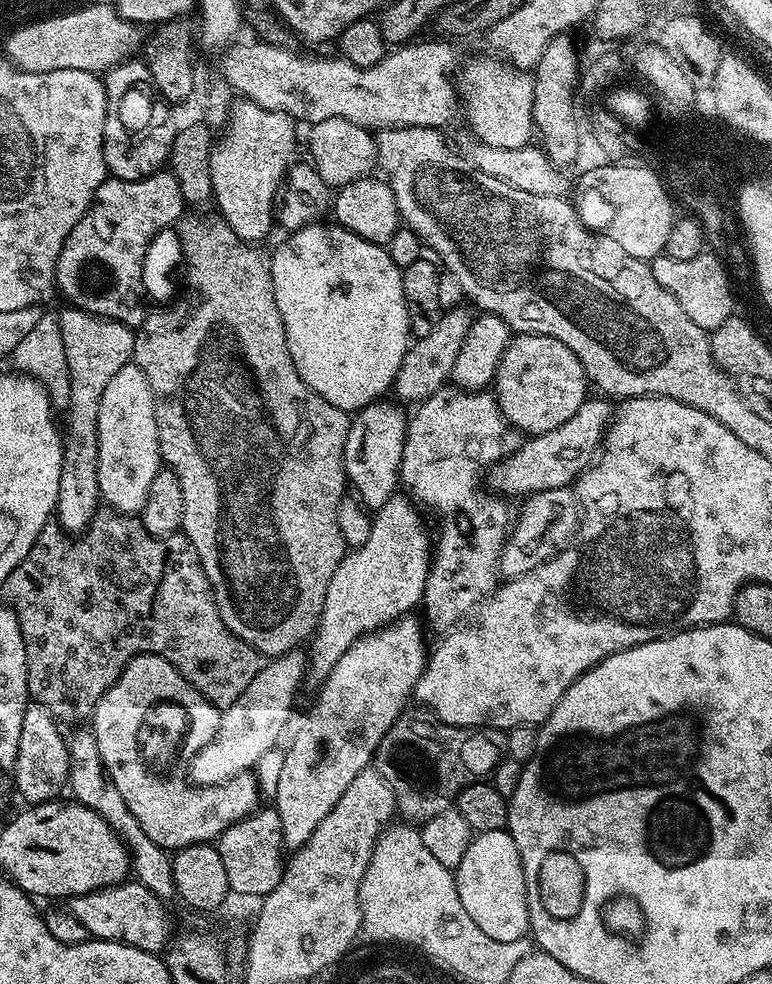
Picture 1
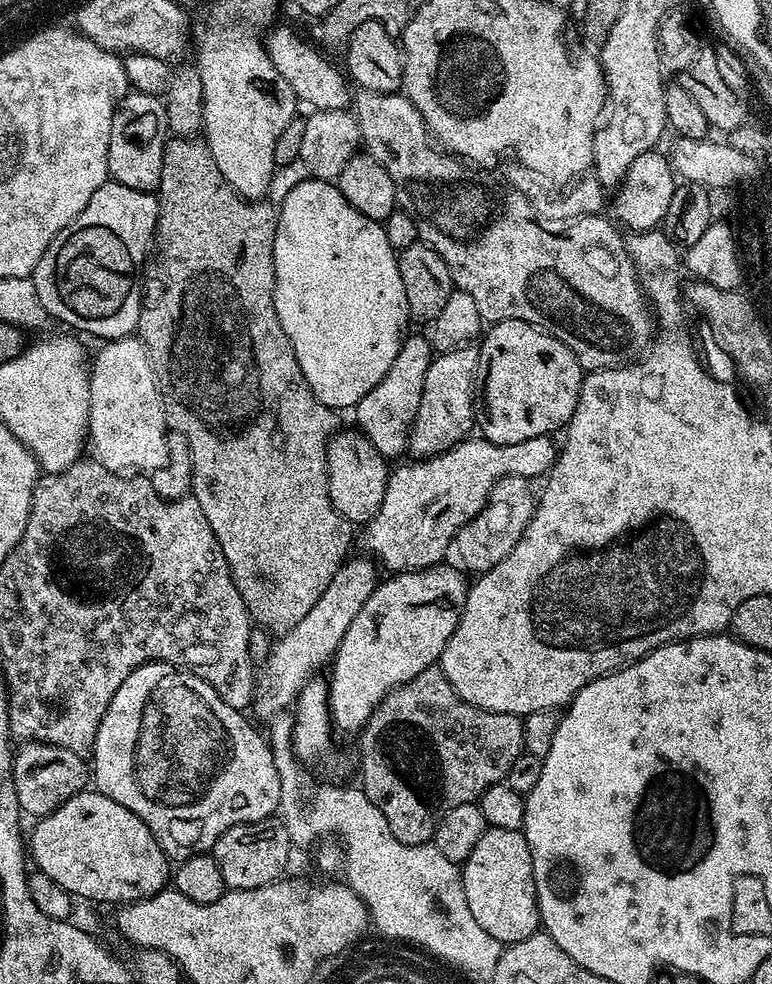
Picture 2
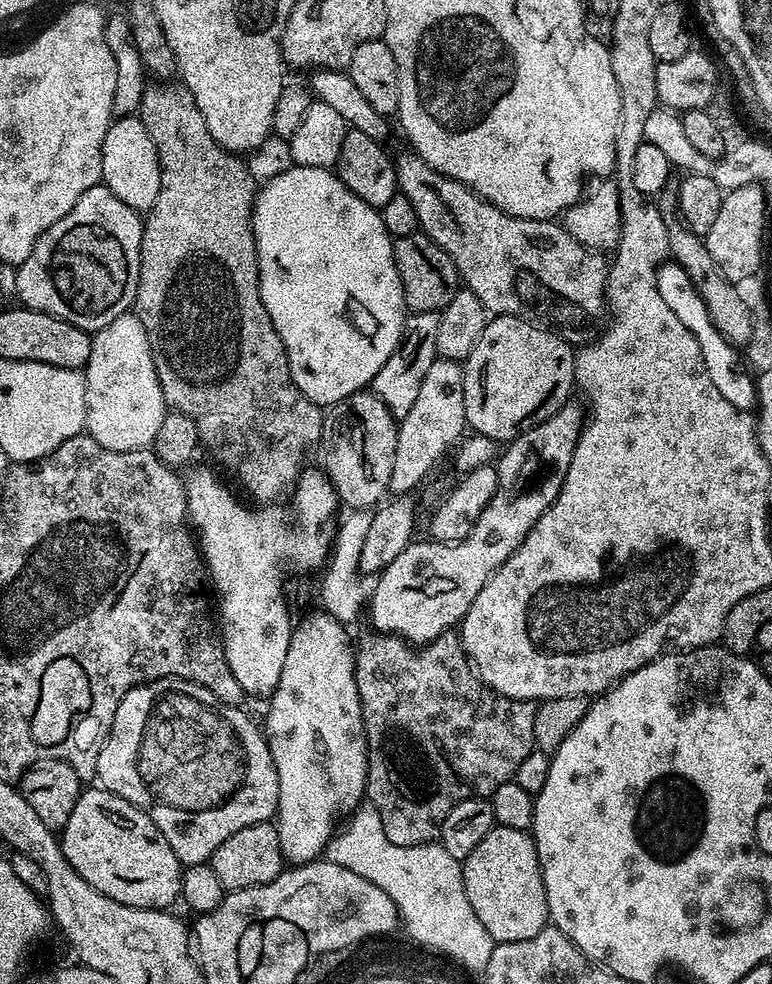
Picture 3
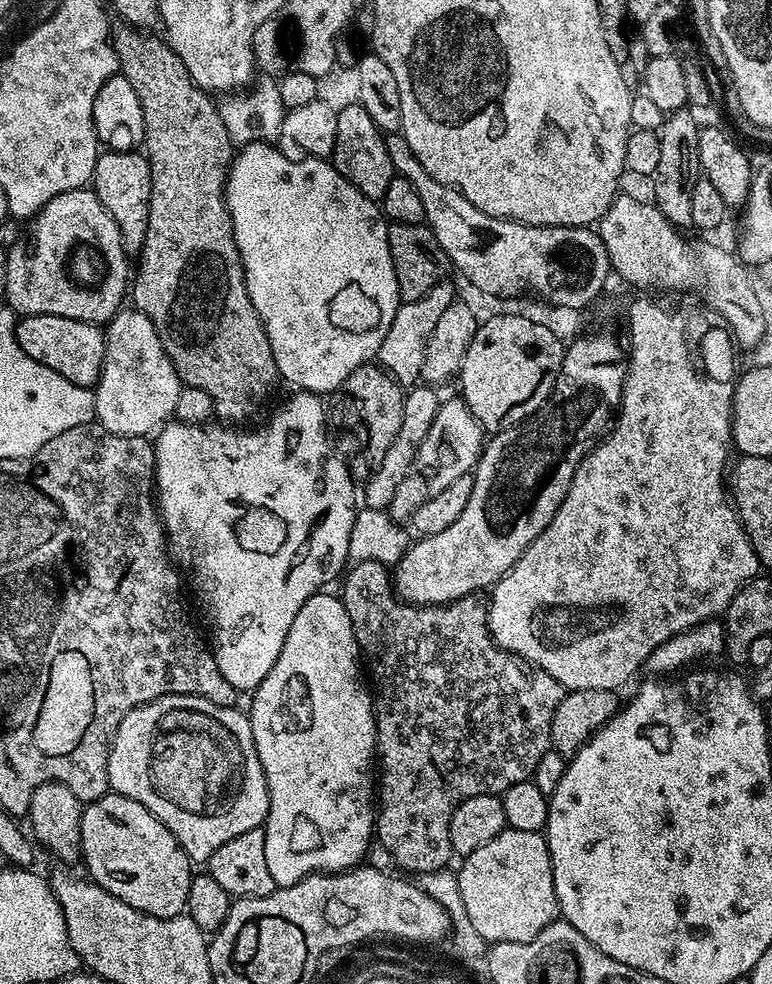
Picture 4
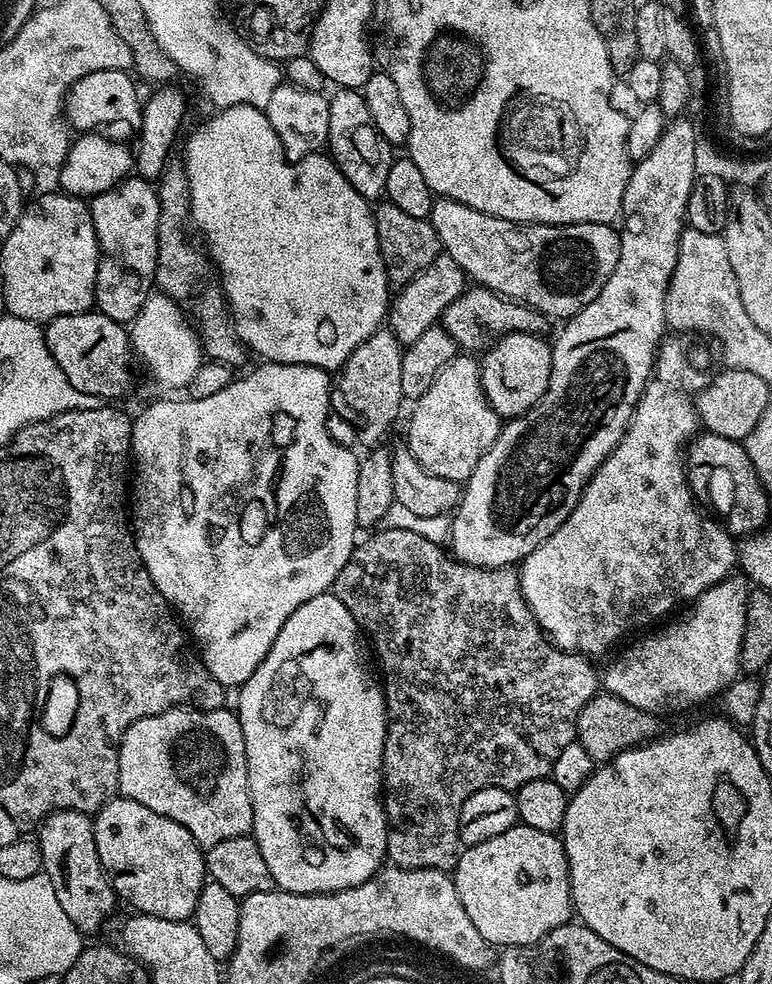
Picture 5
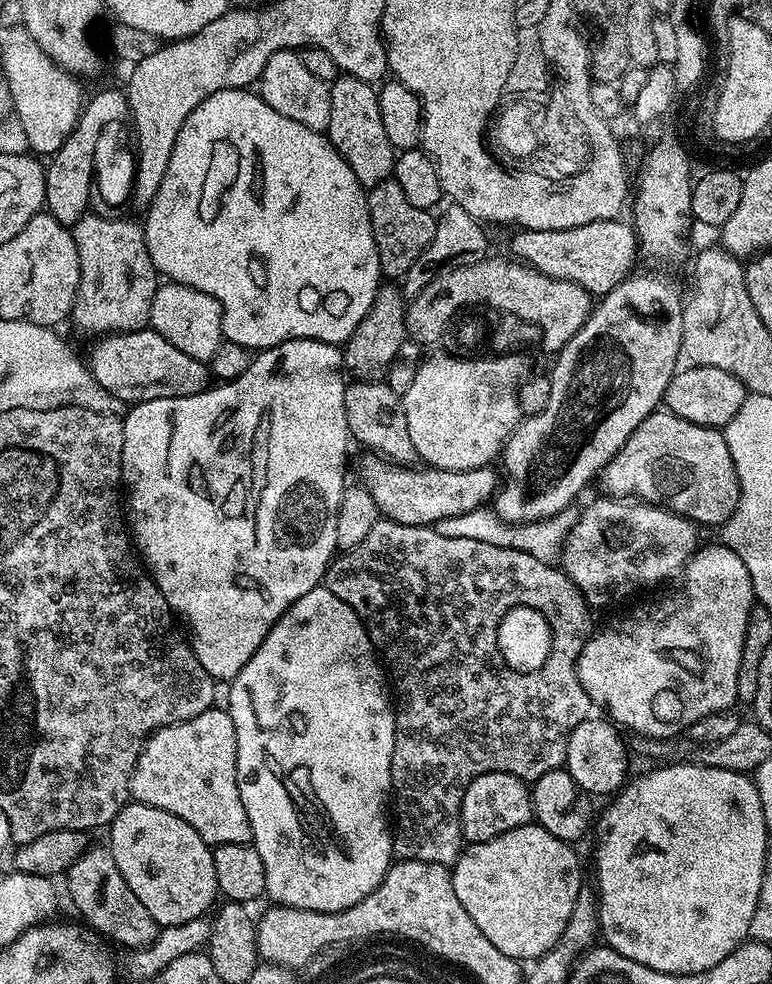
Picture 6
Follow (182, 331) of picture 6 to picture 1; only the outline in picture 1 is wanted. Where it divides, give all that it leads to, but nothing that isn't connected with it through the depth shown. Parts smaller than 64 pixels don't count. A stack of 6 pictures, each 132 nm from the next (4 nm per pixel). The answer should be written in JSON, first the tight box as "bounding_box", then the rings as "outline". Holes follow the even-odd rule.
{"bounding_box":[98,362,160,514],"outline":[[[129,362],[110,378],[98,406],[98,486],[103,503],[125,514],[139,514],[154,474],[160,471],[160,443],[156,437],[156,400],[146,374]]]}

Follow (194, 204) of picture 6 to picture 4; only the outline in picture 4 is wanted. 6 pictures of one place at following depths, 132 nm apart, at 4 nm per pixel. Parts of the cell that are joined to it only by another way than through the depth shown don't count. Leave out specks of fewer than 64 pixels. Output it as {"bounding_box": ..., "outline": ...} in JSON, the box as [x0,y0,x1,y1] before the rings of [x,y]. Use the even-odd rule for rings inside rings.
{"bounding_box":[224,142,402,394],"outline":[[[268,142],[245,144],[235,153],[232,166],[228,170],[228,180],[224,184],[224,200],[228,204],[228,213],[232,219],[234,242],[240,251],[240,261],[244,267],[246,290],[250,294],[250,302],[254,302],[254,310],[258,310],[258,318],[263,322],[266,338],[270,338],[270,346],[274,350],[274,362],[279,379],[284,380],[296,390],[315,392],[317,394],[335,393],[363,364],[369,363],[382,346],[382,338],[386,338],[386,330],[390,330],[390,322],[394,322],[394,314],[402,303],[398,290],[398,278],[394,274],[394,262],[390,258],[390,242],[388,241],[389,221],[386,219],[381,205],[377,201],[366,198],[342,174],[338,174],[328,160],[311,158],[292,158],[287,160],[279,147]]]}

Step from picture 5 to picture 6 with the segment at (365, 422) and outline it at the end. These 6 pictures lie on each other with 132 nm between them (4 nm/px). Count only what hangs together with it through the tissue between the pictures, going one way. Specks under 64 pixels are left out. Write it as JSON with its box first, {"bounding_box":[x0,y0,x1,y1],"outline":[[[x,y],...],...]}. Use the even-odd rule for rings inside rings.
{"bounding_box":[343,283,408,381],"outline":[[[381,283],[380,289],[374,294],[374,302],[370,302],[370,310],[366,318],[358,322],[354,334],[343,345],[344,368],[347,375],[357,381],[379,381],[396,360],[398,350],[403,346],[407,337],[408,331],[404,321],[406,297],[397,285],[395,288],[392,284],[395,283]]]}

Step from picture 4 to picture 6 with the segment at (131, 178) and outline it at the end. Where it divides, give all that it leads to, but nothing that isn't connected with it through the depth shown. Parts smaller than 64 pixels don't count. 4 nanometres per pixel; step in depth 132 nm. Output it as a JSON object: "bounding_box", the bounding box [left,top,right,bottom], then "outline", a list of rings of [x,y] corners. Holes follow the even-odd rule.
{"bounding_box":[70,214,158,338],"outline":[[[85,214],[72,228],[78,246],[80,281],[70,317],[80,332],[91,338],[117,332],[137,332],[149,323],[148,312],[158,287],[158,273],[146,246],[144,229],[132,220],[119,220],[116,214]]]}

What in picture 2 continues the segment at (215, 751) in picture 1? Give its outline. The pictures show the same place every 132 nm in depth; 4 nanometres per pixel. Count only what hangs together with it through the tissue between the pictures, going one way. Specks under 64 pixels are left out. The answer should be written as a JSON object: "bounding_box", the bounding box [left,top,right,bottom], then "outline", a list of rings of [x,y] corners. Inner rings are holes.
{"bounding_box":[254,558,378,718],"outline":[[[349,558],[343,566],[330,578],[330,586],[322,590],[322,598],[314,602],[310,614],[298,622],[288,632],[279,637],[280,640],[271,645],[270,651],[263,661],[264,669],[259,669],[256,676],[256,692],[254,695],[254,712],[263,718],[272,718],[283,708],[291,709],[296,703],[296,696],[304,688],[306,681],[313,679],[320,667],[333,659],[346,634],[350,630],[350,622],[358,618],[358,610],[370,598],[378,583],[378,564],[375,559],[355,560]]]}

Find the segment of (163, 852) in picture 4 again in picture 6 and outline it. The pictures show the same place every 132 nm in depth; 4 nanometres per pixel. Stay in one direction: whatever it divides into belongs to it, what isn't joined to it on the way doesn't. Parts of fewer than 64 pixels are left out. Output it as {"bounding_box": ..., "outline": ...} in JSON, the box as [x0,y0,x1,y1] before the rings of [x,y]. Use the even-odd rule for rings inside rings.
{"bounding_box":[106,802,218,928],"outline":[[[129,802],[112,819],[106,835],[108,835],[107,847],[111,851],[122,878],[126,878],[126,886],[134,890],[138,902],[142,902],[142,906],[150,910],[150,918],[154,918],[157,924],[169,928],[178,926],[182,922],[190,922],[190,918],[205,915],[209,911],[207,908],[211,909],[217,903],[218,889],[212,848],[198,834],[198,830],[190,826],[190,822],[182,822],[182,818],[161,808]]]}

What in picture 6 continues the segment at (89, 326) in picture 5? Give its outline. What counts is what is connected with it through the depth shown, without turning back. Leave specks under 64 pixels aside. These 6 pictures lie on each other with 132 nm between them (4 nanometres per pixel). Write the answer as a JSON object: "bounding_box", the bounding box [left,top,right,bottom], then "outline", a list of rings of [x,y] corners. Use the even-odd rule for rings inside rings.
{"bounding_box":[86,326,210,406],"outline":[[[145,326],[137,332],[117,332],[95,341],[92,353],[86,356],[88,371],[114,398],[131,406],[154,398],[186,398],[204,391],[210,384],[210,368],[205,361],[182,354],[170,346],[162,334]]]}

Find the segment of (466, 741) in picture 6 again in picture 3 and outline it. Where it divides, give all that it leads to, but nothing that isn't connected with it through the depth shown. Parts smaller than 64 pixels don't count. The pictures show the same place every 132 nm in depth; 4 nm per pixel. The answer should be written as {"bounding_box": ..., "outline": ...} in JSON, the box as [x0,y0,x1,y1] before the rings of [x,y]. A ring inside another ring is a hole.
{"bounding_box":[355,630,537,846],"outline":[[[379,630],[369,631],[369,636],[358,640],[355,649],[356,658],[356,685],[360,695],[362,706],[362,718],[364,719],[365,734],[368,744],[368,780],[366,796],[371,807],[378,810],[382,818],[382,830],[386,830],[386,838],[394,842],[394,846],[418,846],[419,844],[431,844],[440,835],[442,822],[446,822],[446,814],[458,806],[463,800],[491,797],[498,786],[509,783],[515,777],[518,766],[526,759],[526,754],[534,750],[536,739],[534,738],[534,718],[537,705],[530,700],[511,700],[492,691],[487,684],[483,684],[476,675],[464,650],[460,637],[455,631],[443,632],[438,638],[434,638],[429,644],[409,646],[404,637],[389,634]]]}

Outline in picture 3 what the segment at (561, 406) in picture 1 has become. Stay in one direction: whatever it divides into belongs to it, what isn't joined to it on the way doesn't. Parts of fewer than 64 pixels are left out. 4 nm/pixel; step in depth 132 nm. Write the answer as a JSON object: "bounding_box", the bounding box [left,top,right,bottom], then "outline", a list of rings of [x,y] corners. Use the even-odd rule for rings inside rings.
{"bounding_box":[462,315,576,442],"outline":[[[493,315],[462,367],[467,427],[493,442],[511,442],[536,424],[543,424],[563,404],[569,403],[568,395],[576,384],[573,345],[519,316]]]}

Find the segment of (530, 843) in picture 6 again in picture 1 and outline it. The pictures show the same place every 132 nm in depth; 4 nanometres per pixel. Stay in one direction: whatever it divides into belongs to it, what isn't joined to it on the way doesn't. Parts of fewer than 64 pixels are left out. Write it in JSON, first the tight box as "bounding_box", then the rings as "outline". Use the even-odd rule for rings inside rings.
{"bounding_box":[454,828,529,942],"outline":[[[499,828],[475,833],[454,875],[462,907],[486,938],[494,938],[494,942],[514,942],[529,935],[528,887],[518,846],[514,846],[514,838],[509,832]]]}

